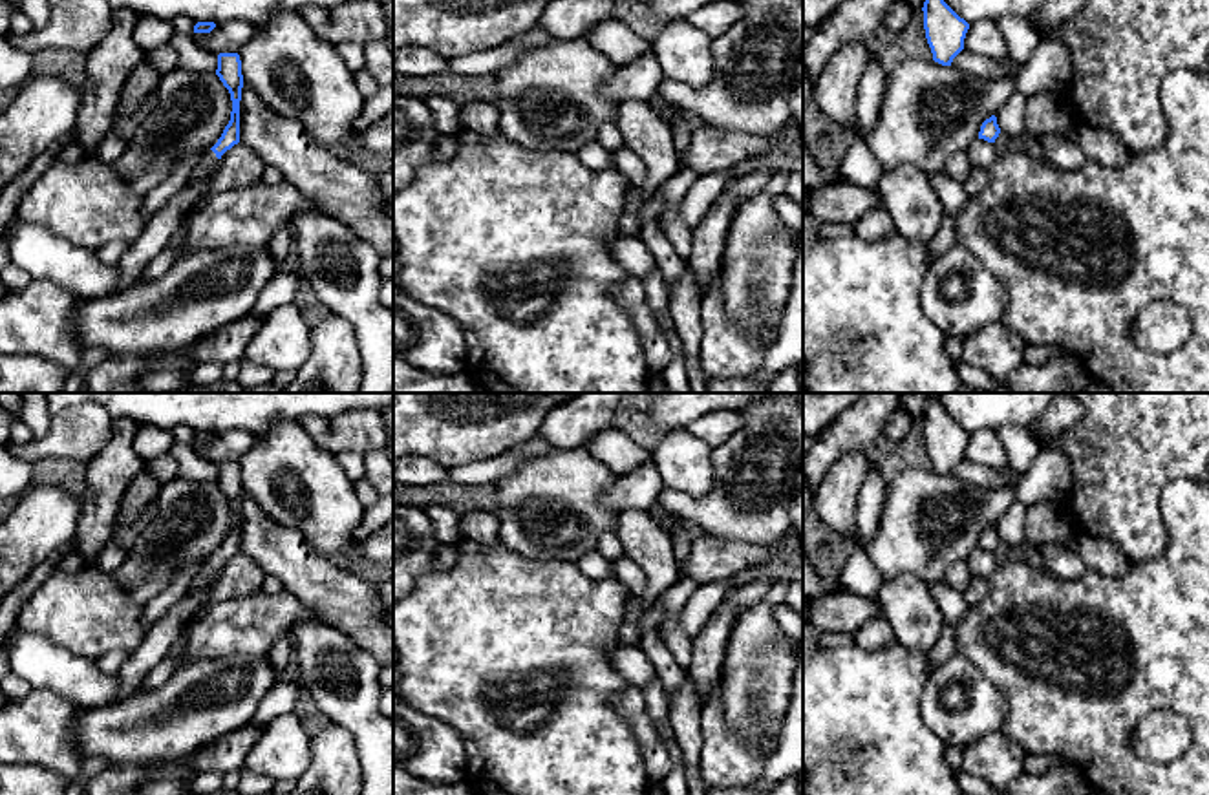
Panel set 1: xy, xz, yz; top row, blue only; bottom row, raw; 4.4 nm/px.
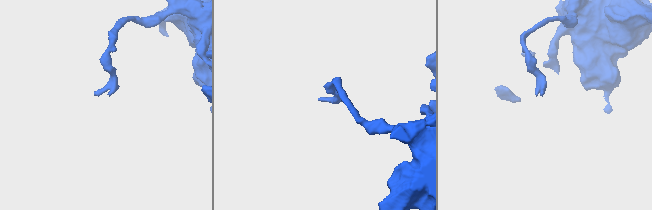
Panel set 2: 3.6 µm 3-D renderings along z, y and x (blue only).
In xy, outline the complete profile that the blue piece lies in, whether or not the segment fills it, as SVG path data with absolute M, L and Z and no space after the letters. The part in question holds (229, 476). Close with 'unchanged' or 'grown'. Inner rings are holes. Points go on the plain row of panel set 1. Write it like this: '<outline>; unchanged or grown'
M219 462L216 484L230 503L230 510L232 510L230 530L225 535L218 552L201 565L187 594L194 594L196 590L207 587L209 581L218 574L221 565L240 552L240 510L241 510L241 497L243 497L240 464Z; grown

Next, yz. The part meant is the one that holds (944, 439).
M925 397L922 420L933 470L942 475L951 475L953 468L964 459L969 433L944 411L938 398Z; unchanged

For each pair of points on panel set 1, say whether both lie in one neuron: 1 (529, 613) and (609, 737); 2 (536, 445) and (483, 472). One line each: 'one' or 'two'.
1: one
2: one

